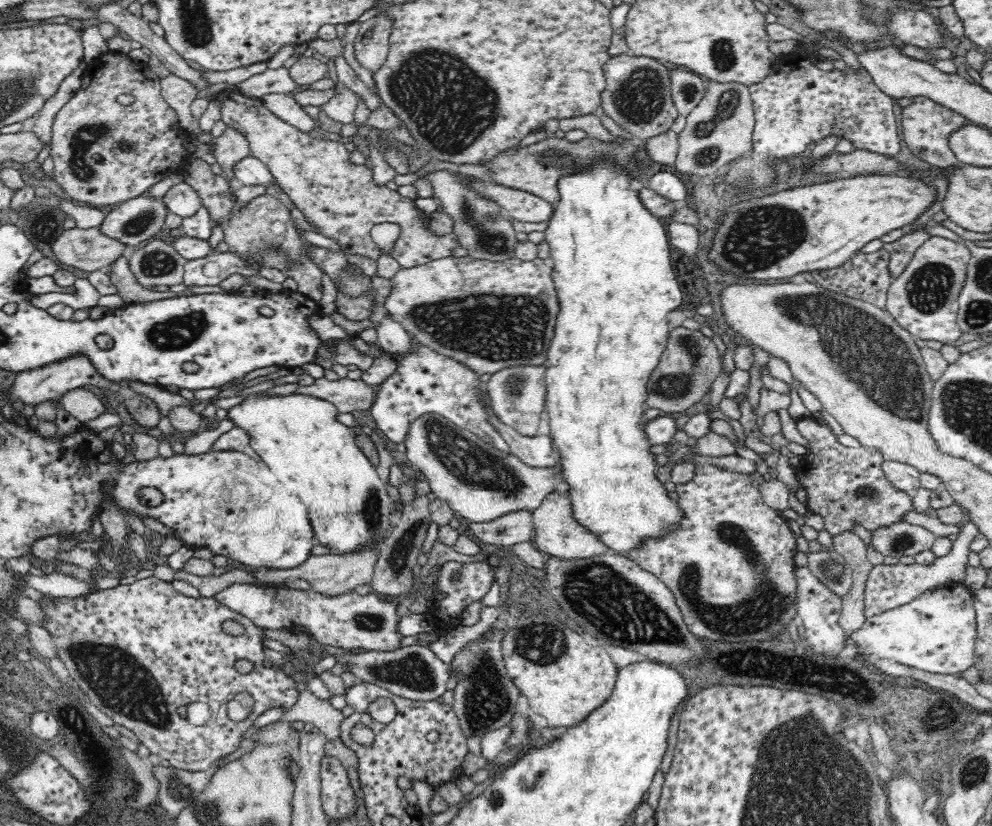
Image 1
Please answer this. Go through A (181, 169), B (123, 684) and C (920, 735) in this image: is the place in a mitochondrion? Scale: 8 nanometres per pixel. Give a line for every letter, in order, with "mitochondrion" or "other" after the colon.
A: other
B: mitochondrion
C: other

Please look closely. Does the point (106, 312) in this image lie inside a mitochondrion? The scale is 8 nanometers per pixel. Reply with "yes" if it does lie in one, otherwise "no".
no

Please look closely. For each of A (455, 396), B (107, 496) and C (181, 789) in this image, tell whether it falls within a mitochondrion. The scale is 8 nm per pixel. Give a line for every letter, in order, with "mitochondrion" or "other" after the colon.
A: other
B: other
C: mitochondrion

